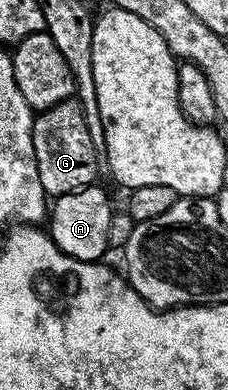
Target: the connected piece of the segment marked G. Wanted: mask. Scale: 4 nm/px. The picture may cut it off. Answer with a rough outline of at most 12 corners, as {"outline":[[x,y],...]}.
{"outline":[[77,97],[35,117],[32,148],[51,199],[99,181]]}

